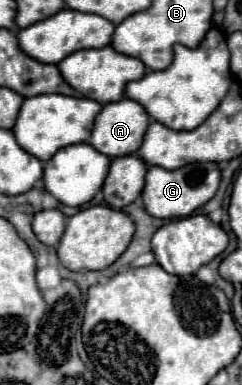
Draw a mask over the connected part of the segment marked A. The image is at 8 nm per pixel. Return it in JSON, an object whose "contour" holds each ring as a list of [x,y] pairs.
{"contour":[[[124,97],[102,107],[88,143],[108,157],[132,155],[138,151],[148,125],[150,117],[142,105]]]}

